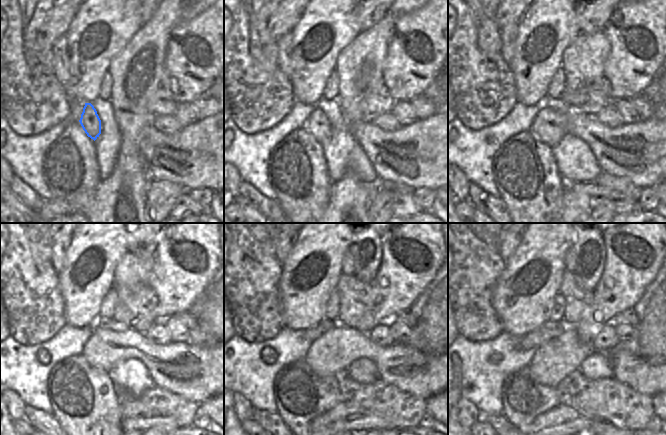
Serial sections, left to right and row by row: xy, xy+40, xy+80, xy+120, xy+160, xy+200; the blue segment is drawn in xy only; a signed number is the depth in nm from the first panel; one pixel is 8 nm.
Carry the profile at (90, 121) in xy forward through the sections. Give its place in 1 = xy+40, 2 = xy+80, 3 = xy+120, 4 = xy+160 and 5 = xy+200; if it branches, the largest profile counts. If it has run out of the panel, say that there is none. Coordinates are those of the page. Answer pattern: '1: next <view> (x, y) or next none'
1: next xy+40 (318, 125)
2: next xy+80 (549, 126)
3: next xy+120 (105, 348)
4: next xy+160 (331, 354)
5: next xy+200 (552, 361)

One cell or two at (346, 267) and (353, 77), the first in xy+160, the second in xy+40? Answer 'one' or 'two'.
one

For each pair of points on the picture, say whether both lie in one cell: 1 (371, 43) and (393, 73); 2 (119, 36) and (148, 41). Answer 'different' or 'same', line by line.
1: different
2: different

